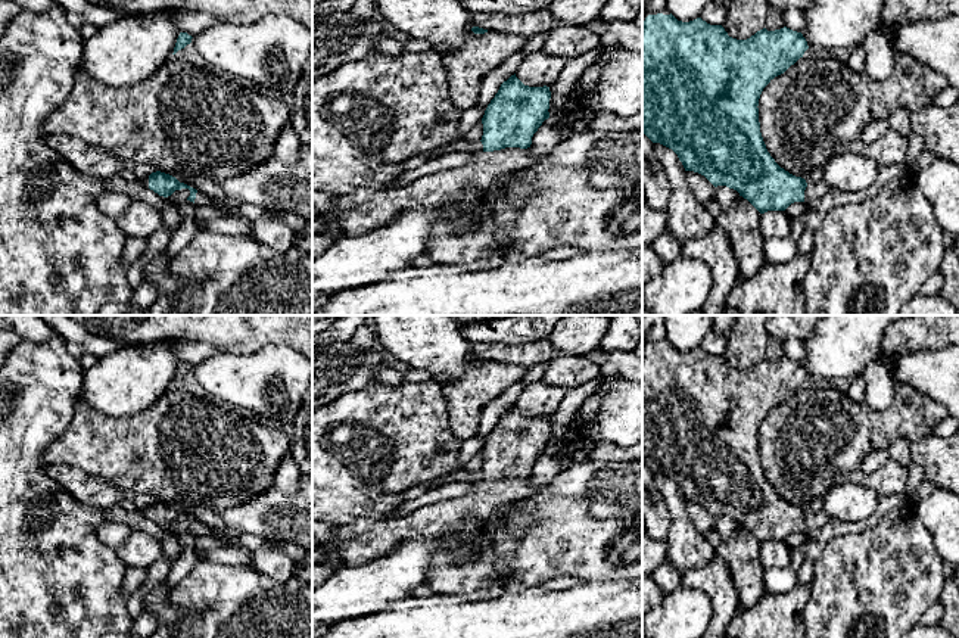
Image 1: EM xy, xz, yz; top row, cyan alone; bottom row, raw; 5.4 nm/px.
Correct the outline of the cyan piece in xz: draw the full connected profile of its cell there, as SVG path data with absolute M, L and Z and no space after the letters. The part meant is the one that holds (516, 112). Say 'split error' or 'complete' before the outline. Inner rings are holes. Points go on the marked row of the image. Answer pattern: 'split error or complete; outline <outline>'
split error; outline M516 74L511 75L501 84L485 111L482 118L483 136L480 140L483 150L474 152L473 159L467 165L427 174L402 187L359 189L354 193L340 194L326 214L318 215L318 220L340 220L346 236L362 236L383 227L402 211L438 208L464 189L471 187L486 193L493 181L505 172L524 168L544 158L533 155L529 147L533 134L549 118L549 99L549 87L529 87Z

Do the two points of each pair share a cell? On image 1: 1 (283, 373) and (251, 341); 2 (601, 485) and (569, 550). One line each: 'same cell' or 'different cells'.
1: different cells
2: different cells

